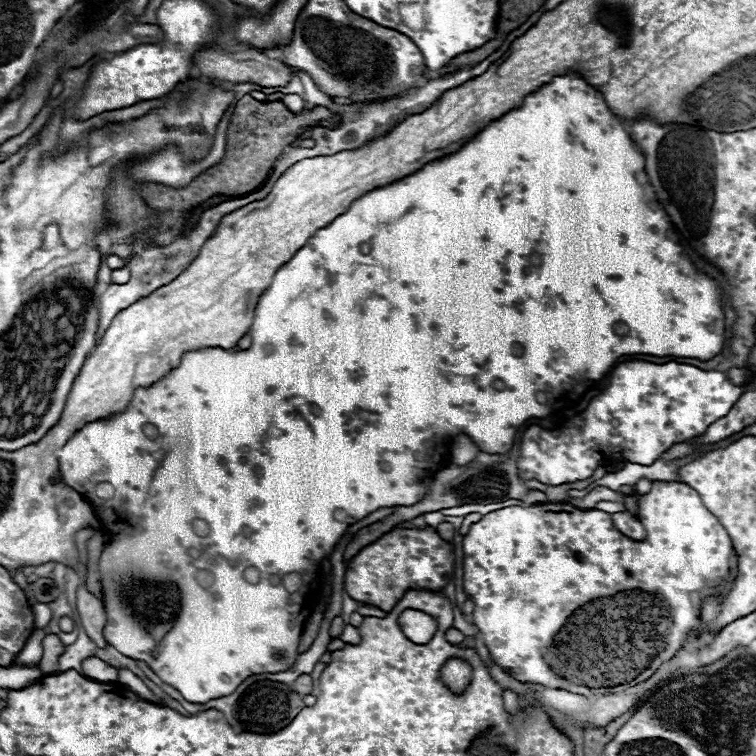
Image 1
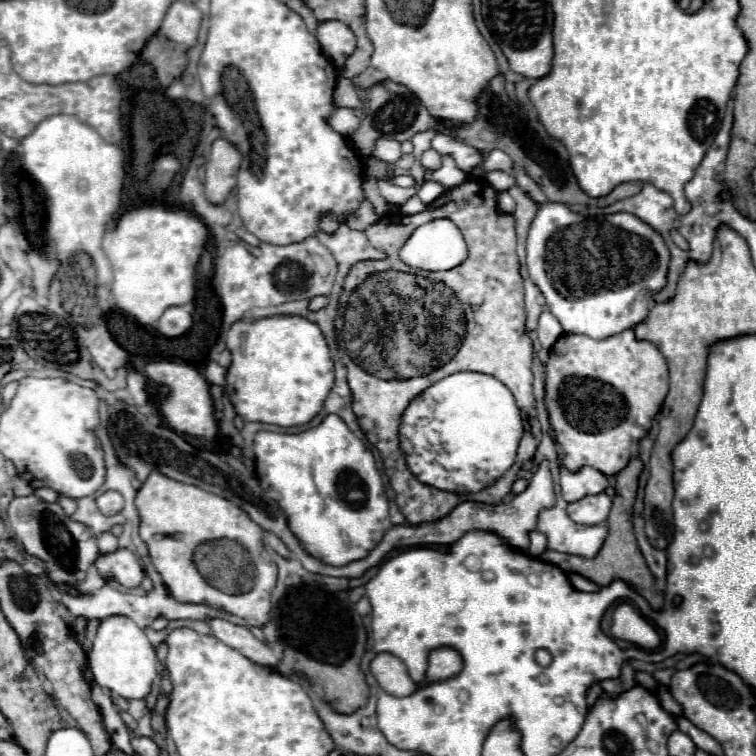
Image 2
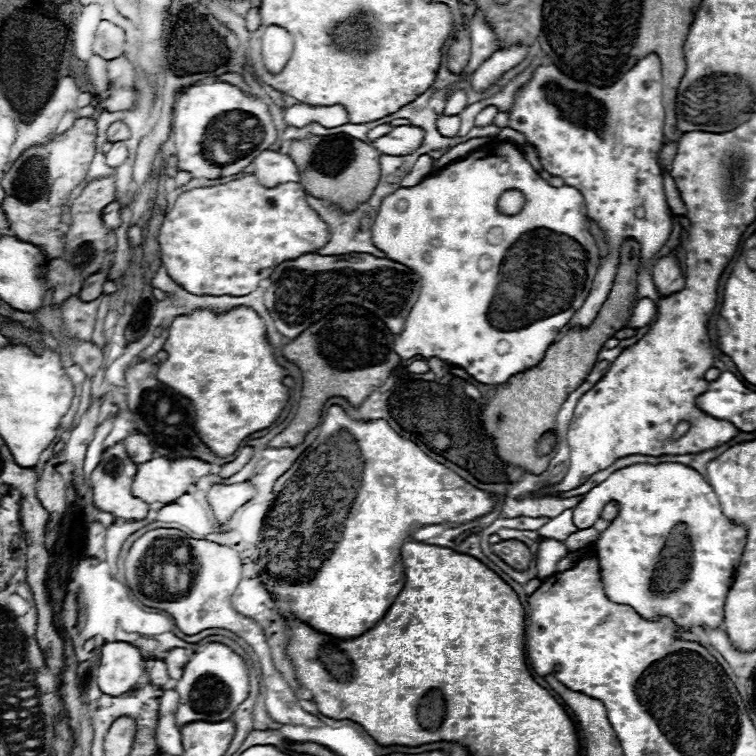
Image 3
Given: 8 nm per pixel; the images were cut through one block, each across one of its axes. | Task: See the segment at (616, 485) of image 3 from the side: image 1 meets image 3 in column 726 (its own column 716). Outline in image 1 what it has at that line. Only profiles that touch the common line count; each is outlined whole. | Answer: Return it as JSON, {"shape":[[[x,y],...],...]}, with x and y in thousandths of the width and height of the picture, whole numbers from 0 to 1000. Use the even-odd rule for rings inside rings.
{"shape":[[[865,638],[860,653],[847,656],[847,690],[852,690],[852,698],[857,701],[857,712],[844,717],[833,714],[831,709],[820,706],[810,690],[807,680],[791,677],[791,675],[767,675],[751,664],[720,664],[706,669],[675,669],[661,672],[656,677],[648,677],[638,683],[635,690],[624,693],[622,704],[614,709],[614,783],[627,796],[624,823],[638,839],[638,847],[651,868],[651,873],[667,884],[677,897],[685,902],[698,905],[717,905],[722,910],[741,910],[770,921],[783,918],[817,918],[825,915],[852,899],[857,899],[873,878],[878,878],[884,870],[889,870],[905,852],[905,844],[910,836],[926,836],[926,802],[931,791],[942,786],[958,786],[963,775],[968,772],[968,765],[974,765],[974,730],[968,725],[966,709],[952,696],[950,685],[934,675],[921,648],[913,643],[905,643],[899,638]]]}

